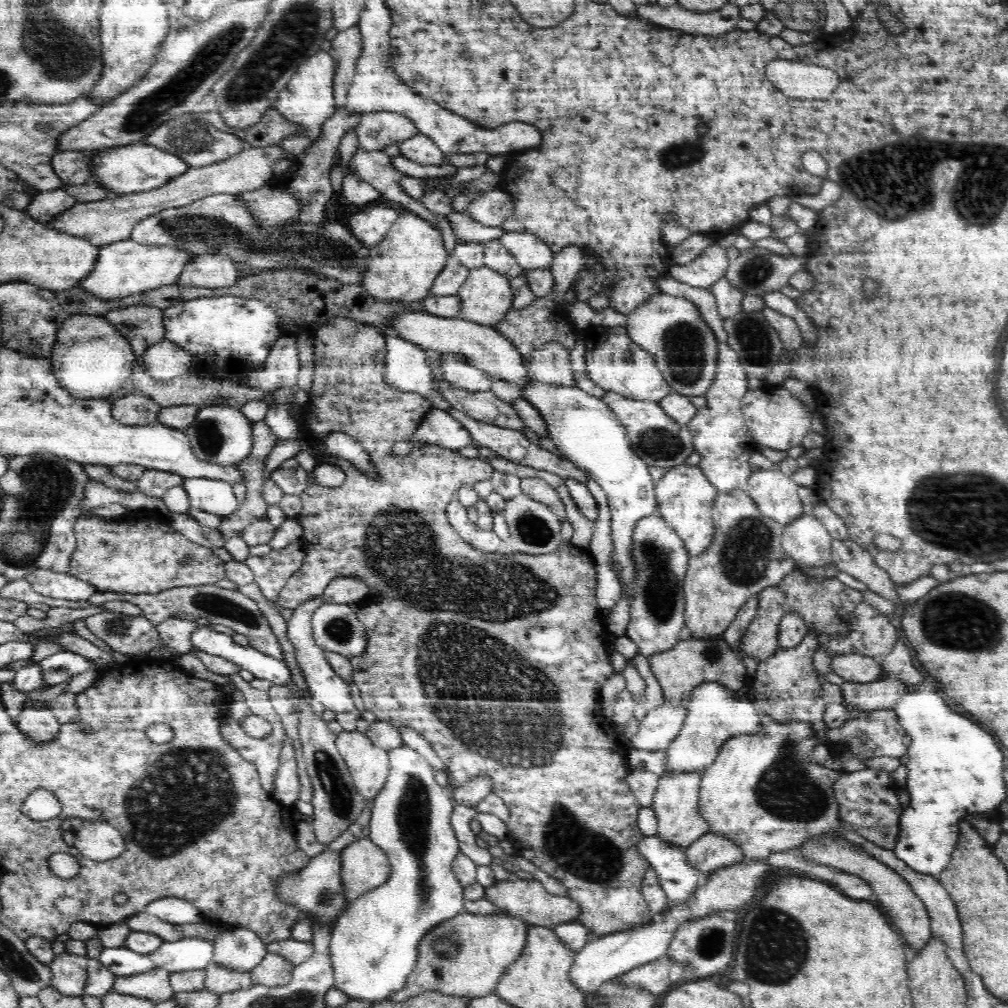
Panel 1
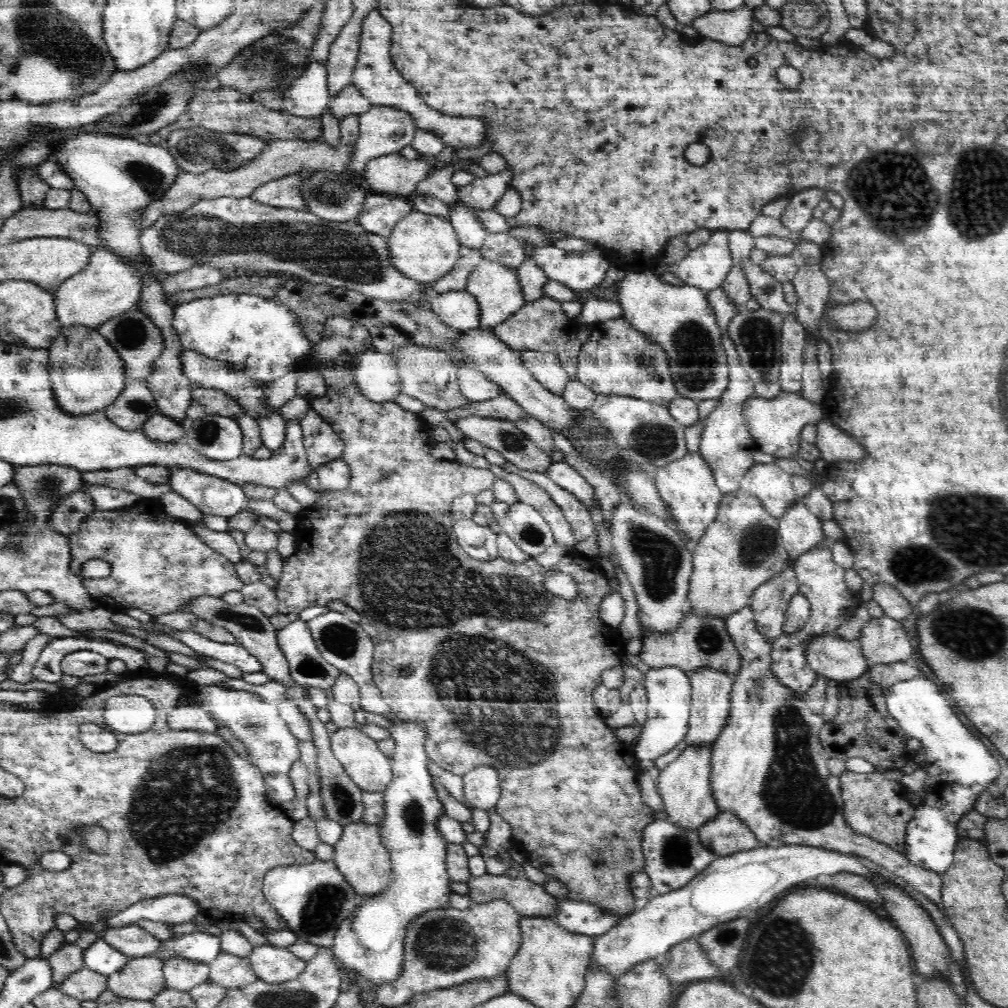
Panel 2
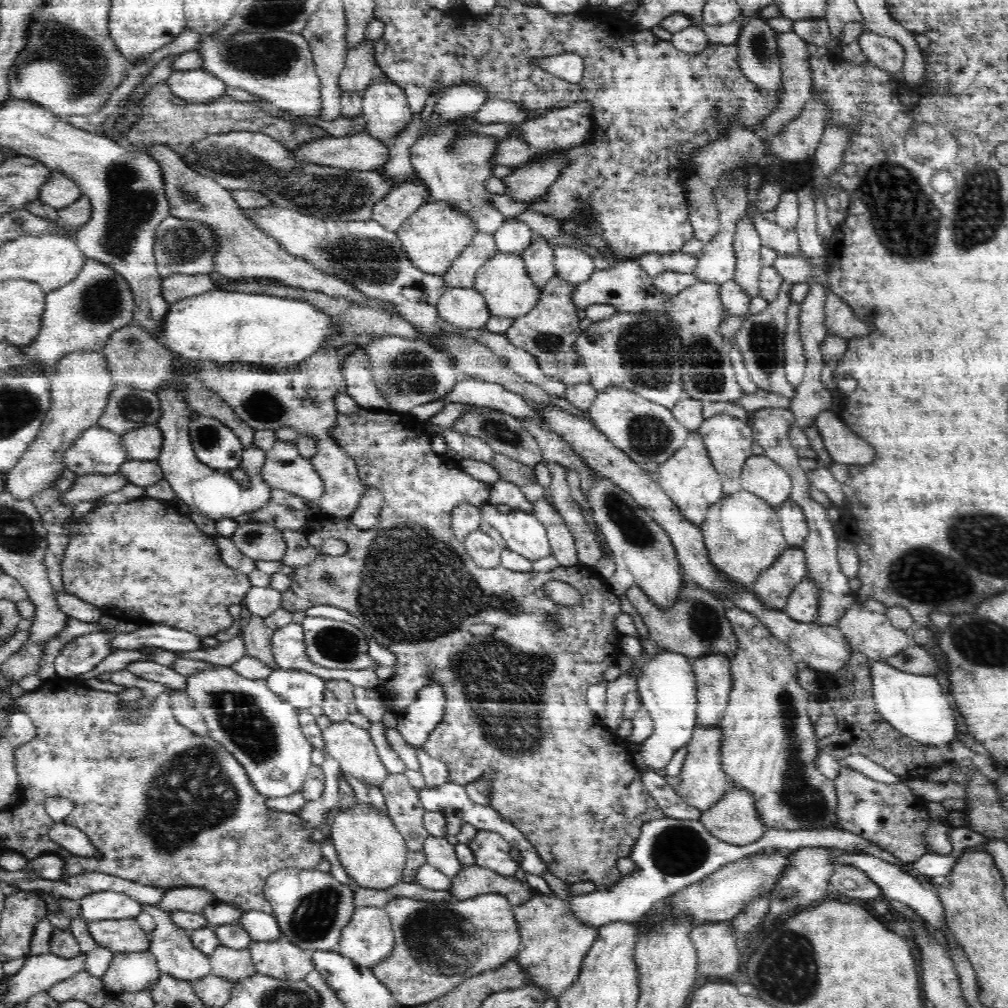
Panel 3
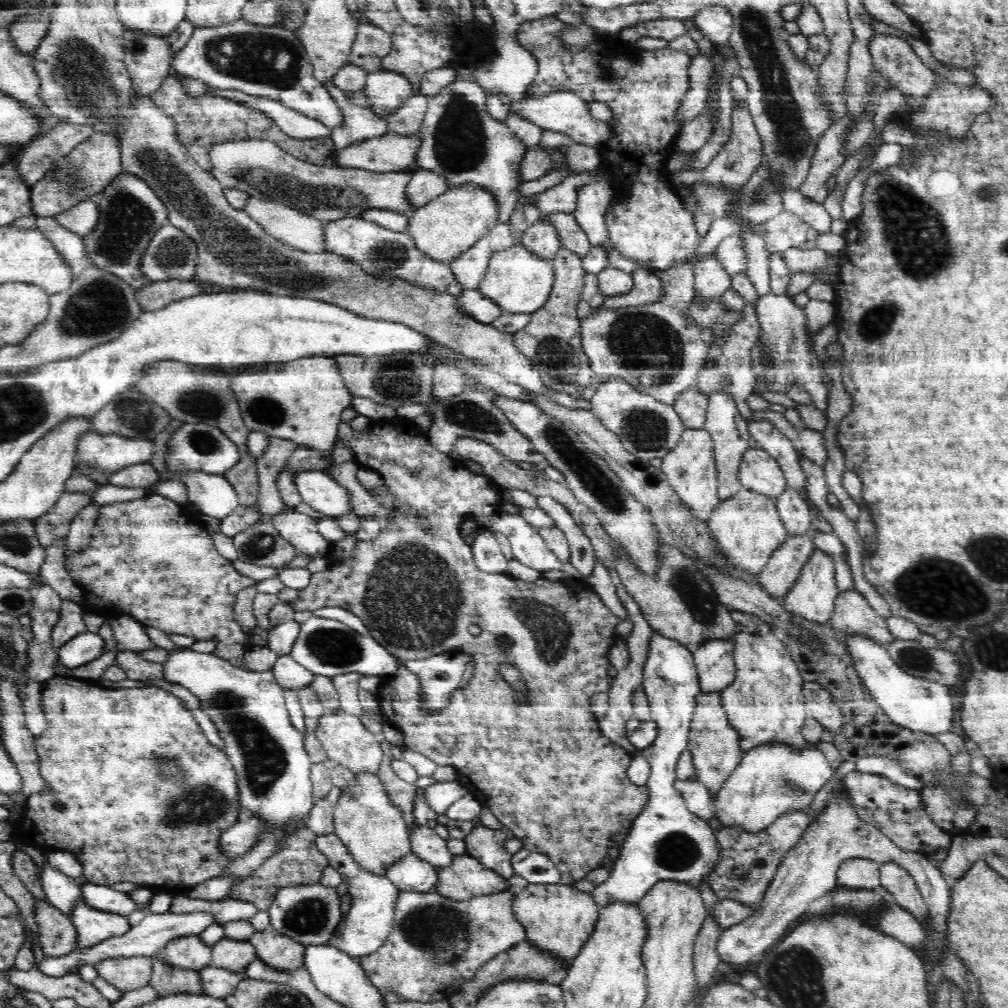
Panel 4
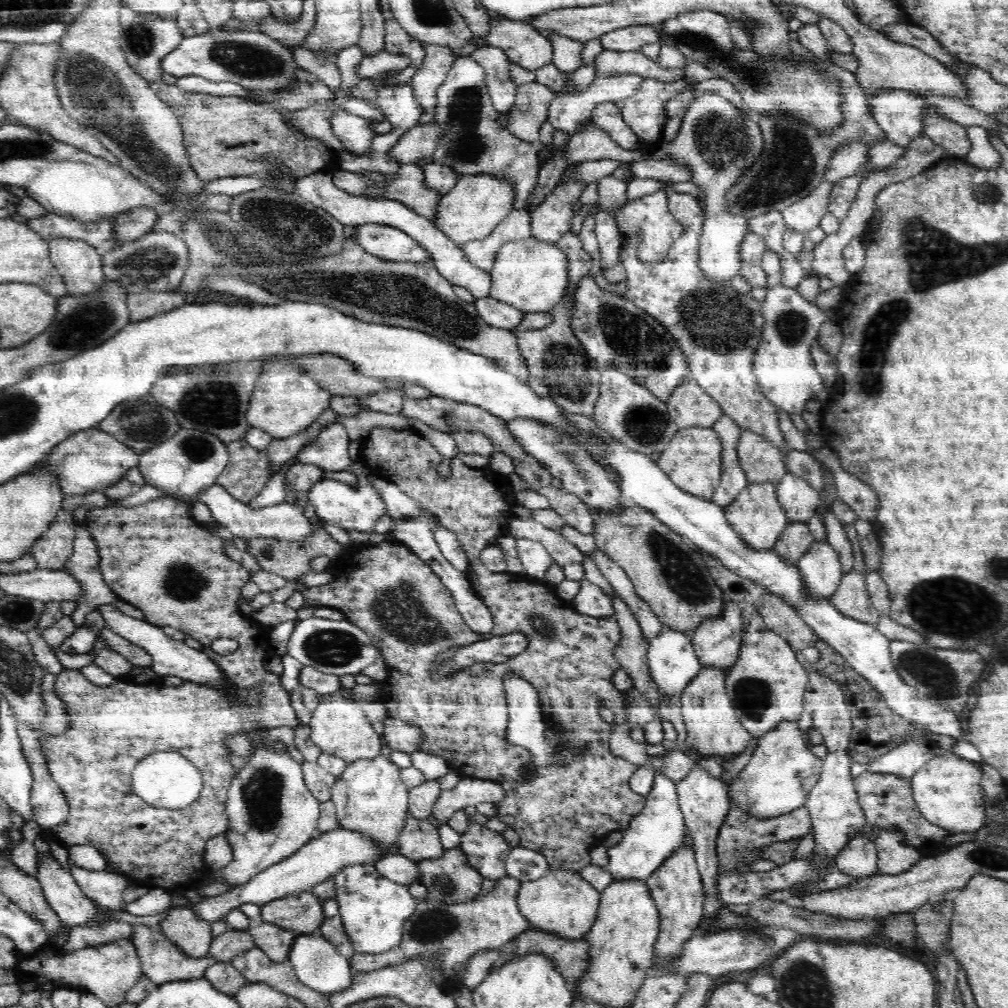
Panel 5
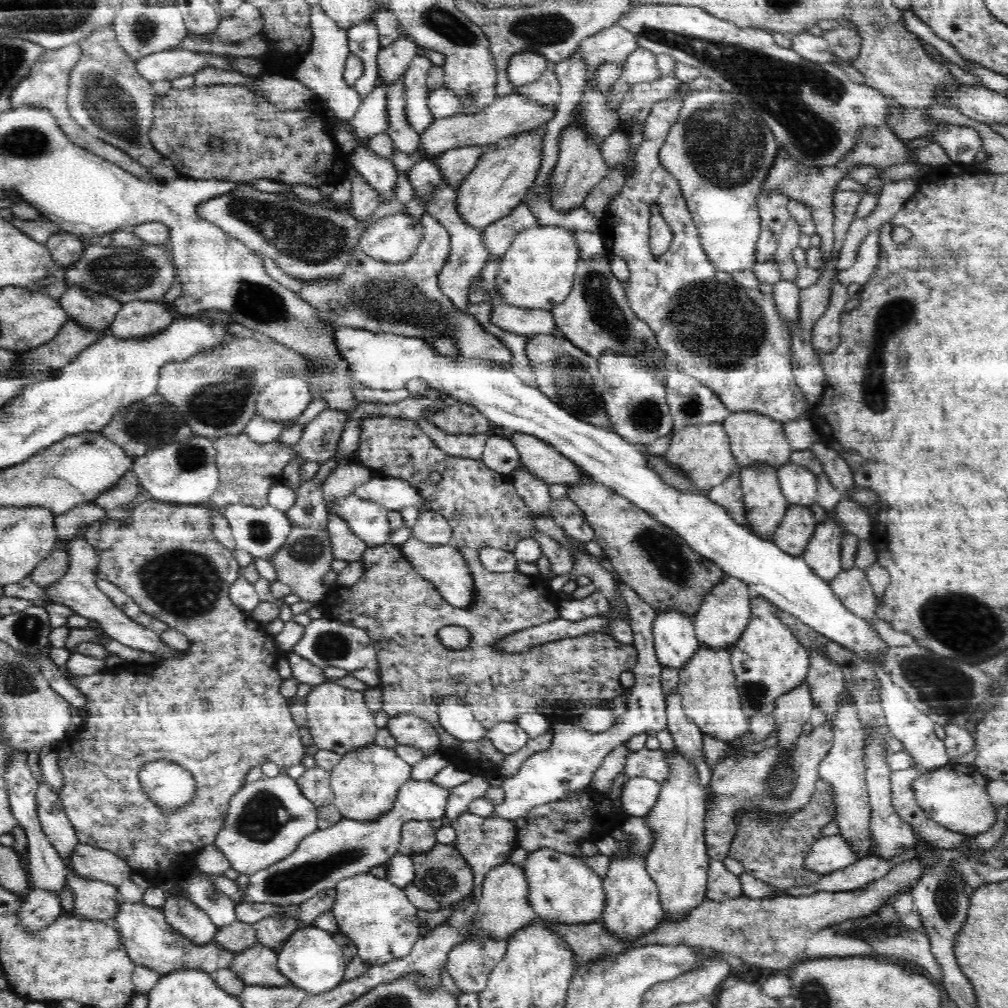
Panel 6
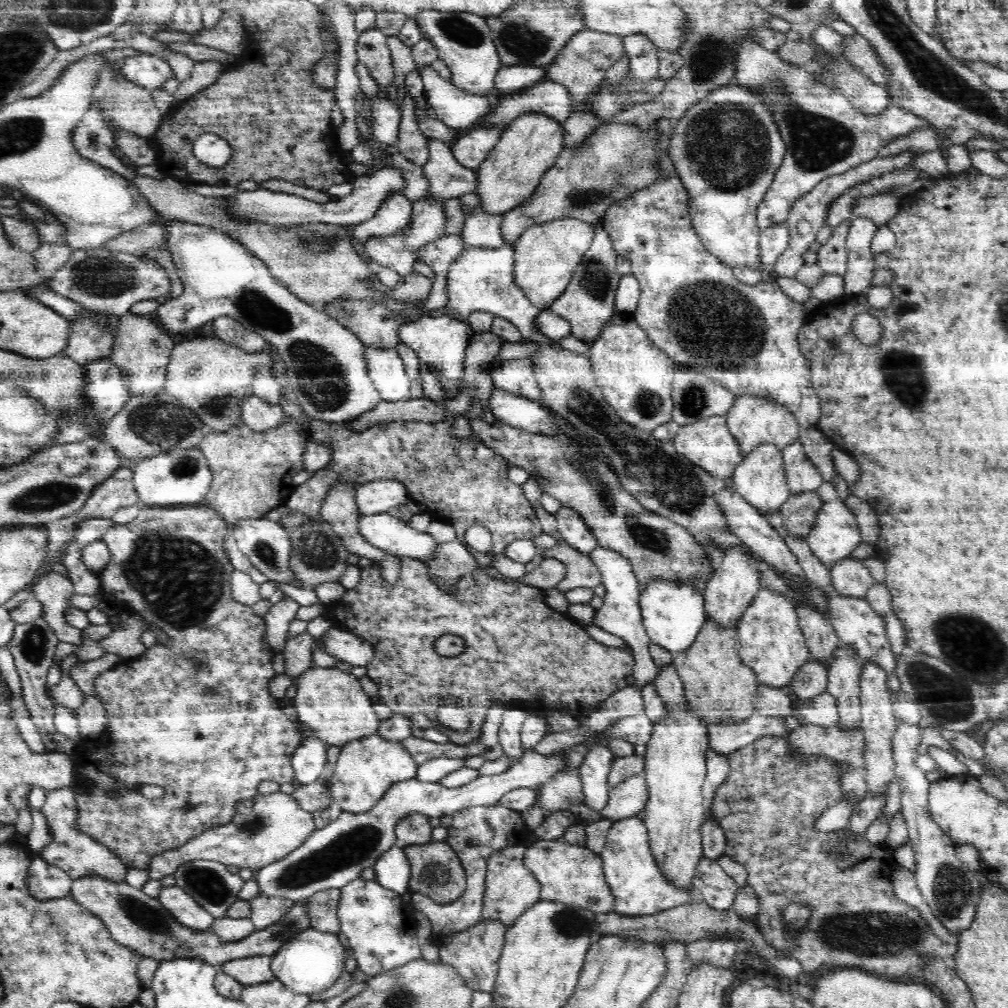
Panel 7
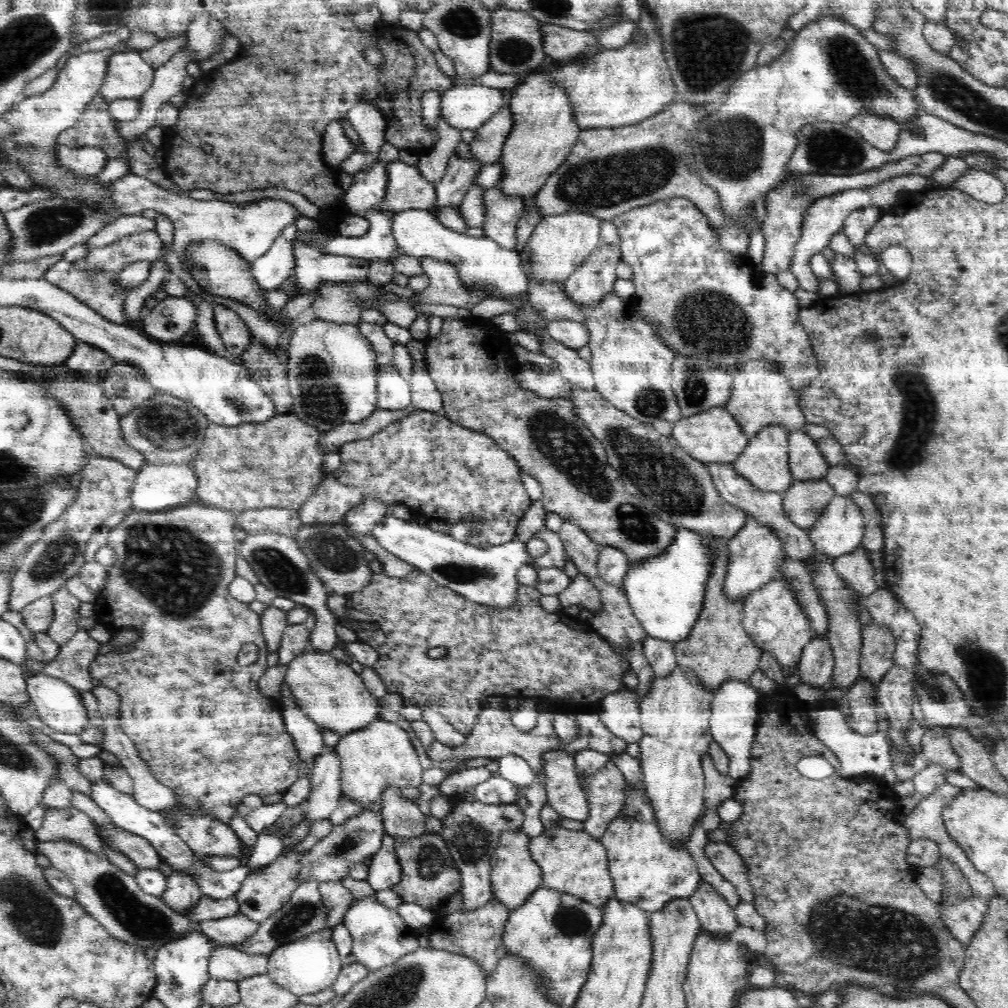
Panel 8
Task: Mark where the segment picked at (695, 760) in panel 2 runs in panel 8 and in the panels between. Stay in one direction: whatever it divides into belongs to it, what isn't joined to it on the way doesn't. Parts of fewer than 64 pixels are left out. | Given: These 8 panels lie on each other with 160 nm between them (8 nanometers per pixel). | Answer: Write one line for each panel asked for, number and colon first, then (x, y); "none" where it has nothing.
3: (703, 782)
4: (716, 750)
5: (713, 730)
6: (710, 695)
7: (719, 686)
8: (718, 649)

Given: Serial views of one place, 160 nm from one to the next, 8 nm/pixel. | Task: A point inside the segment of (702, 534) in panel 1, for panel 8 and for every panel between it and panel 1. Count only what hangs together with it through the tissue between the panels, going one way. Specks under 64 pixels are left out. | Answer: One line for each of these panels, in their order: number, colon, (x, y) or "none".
2: (687, 486)
3: (689, 478)
4: (689, 467)
5: (693, 459)
6: (704, 452)
7: (707, 443)
8: (714, 435)

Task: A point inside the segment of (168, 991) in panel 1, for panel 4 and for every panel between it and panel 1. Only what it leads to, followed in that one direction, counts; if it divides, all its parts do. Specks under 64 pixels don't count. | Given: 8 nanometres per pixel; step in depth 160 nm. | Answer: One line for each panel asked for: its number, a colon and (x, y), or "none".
2: (141, 978)
3: (127, 972)
4: (125, 974)

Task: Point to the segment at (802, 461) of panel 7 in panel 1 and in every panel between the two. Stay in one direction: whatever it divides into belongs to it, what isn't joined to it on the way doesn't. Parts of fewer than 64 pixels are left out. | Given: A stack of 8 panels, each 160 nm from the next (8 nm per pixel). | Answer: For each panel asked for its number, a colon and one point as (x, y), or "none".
1: (806, 540)
2: (800, 530)
3: (794, 527)
4: (794, 511)
5: (799, 499)
6: (799, 485)

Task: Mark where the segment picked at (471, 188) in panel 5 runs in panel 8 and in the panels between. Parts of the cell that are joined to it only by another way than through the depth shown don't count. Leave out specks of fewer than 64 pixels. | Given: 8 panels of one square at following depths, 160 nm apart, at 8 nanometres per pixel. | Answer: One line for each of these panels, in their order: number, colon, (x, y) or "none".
6: (505, 173)
7: (531, 145)
8: (544, 133)

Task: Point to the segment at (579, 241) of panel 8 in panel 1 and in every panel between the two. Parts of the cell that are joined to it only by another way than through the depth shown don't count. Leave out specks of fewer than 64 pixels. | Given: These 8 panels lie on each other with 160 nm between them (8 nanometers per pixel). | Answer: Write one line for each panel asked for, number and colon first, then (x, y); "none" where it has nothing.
1: (486, 297)
2: (496, 288)
3: (509, 292)
4: (518, 281)
5: (531, 275)
6: (537, 272)
7: (546, 255)

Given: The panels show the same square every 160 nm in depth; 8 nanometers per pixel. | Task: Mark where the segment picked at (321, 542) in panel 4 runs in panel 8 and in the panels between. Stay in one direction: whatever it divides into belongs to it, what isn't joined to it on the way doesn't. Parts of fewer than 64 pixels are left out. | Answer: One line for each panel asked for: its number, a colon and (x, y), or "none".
5: (284, 521)
6: (262, 532)
7: (267, 544)
8: (279, 563)

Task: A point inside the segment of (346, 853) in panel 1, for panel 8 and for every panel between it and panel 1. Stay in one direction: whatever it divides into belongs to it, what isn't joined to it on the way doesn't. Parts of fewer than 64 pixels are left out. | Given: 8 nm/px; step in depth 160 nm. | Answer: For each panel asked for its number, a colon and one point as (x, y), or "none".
2: (360, 854)
3: (373, 852)
4: (373, 829)
5: (369, 797)
6: (365, 782)
7: (368, 767)
8: (382, 754)

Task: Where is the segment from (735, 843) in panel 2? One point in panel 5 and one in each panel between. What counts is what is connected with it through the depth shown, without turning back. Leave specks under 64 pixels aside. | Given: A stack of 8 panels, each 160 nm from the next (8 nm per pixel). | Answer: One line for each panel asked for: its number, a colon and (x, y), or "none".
3: (734, 819)
4: (756, 793)
5: (782, 771)

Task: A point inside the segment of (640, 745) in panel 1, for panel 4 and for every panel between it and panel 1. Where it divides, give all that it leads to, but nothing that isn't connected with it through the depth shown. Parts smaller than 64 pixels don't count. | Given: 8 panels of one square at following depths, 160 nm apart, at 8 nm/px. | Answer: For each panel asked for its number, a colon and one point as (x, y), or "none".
2: (668, 689)
3: (667, 687)
4: (667, 842)

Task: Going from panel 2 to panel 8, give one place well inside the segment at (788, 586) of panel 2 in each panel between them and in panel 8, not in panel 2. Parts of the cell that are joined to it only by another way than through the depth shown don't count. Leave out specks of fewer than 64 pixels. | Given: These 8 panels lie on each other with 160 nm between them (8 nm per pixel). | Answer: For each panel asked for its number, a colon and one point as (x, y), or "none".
3: (774, 585)
4: (784, 566)
5: (796, 538)
6: (797, 527)
7: (799, 513)
8: (804, 501)

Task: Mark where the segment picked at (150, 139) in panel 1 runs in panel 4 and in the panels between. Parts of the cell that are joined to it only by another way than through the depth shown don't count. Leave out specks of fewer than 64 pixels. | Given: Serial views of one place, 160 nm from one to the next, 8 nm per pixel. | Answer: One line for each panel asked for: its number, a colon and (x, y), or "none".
2: (198, 150)
3: (236, 160)
4: (260, 168)

